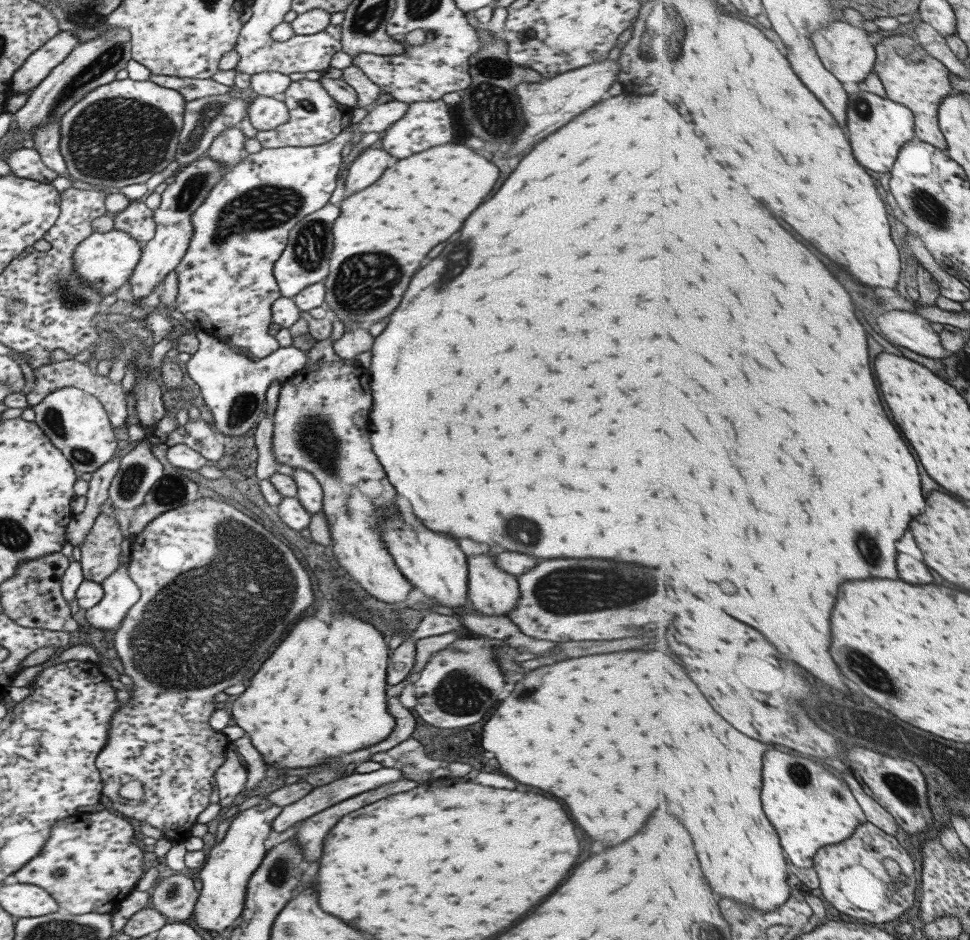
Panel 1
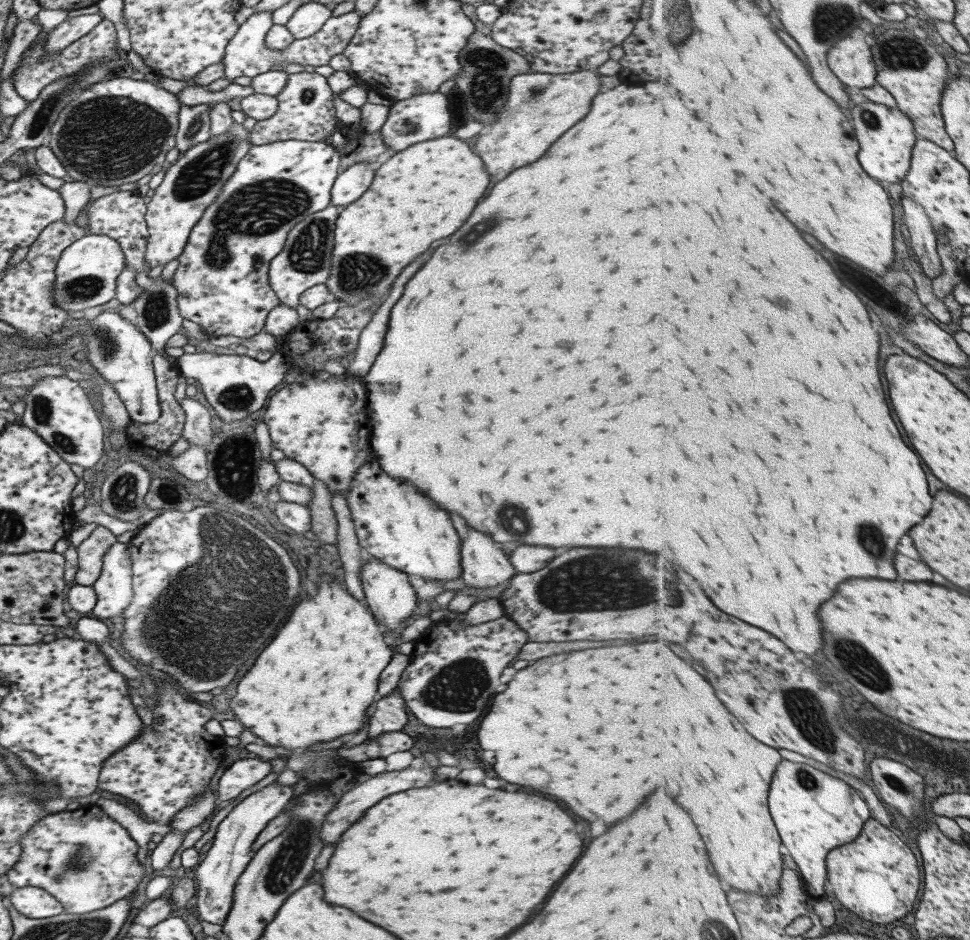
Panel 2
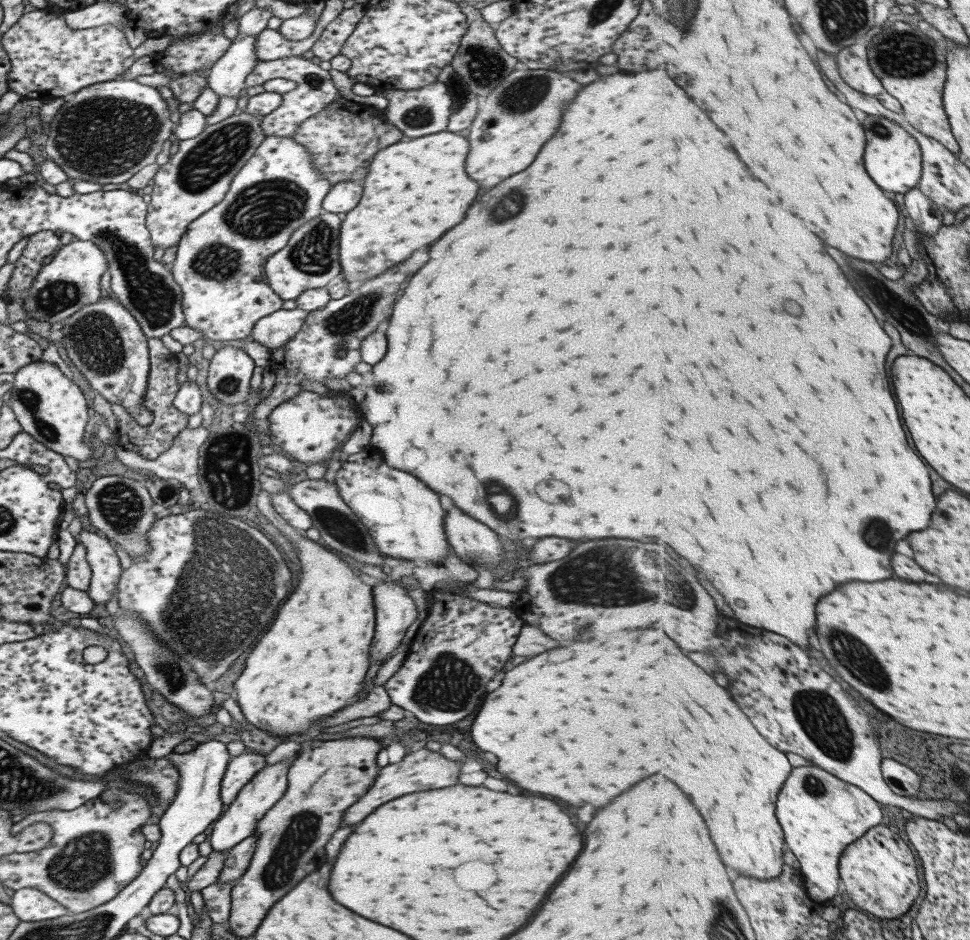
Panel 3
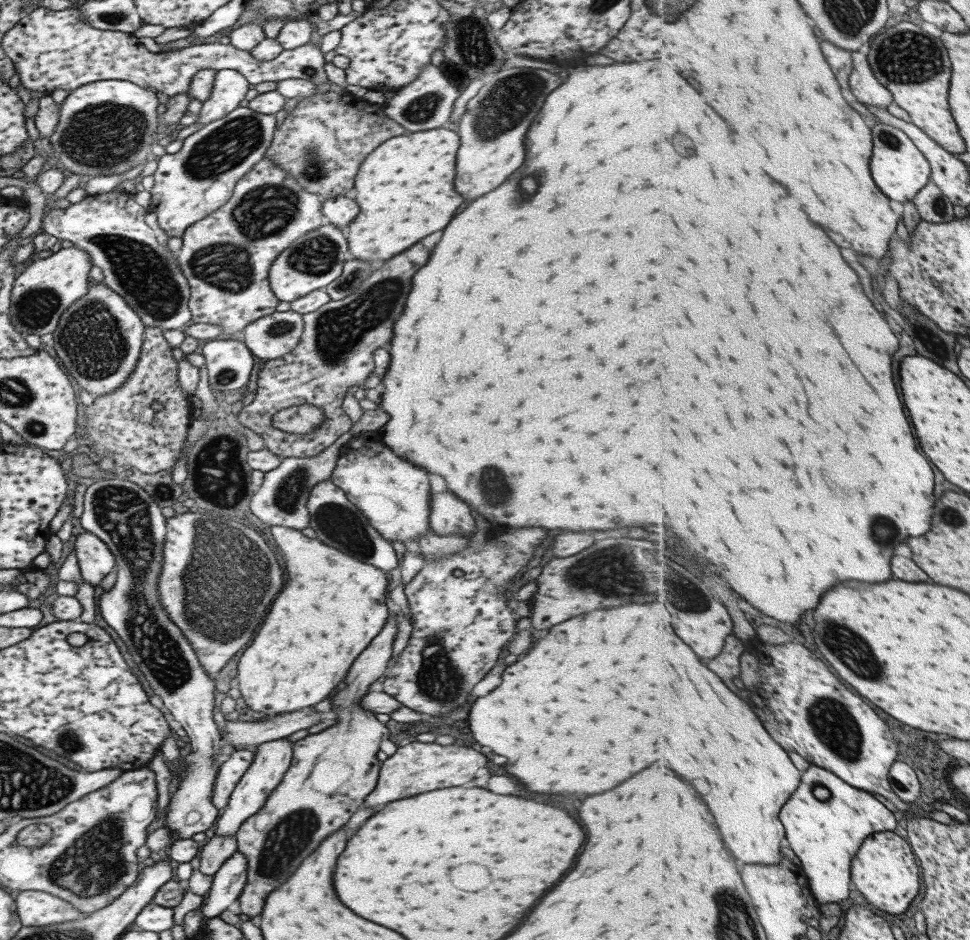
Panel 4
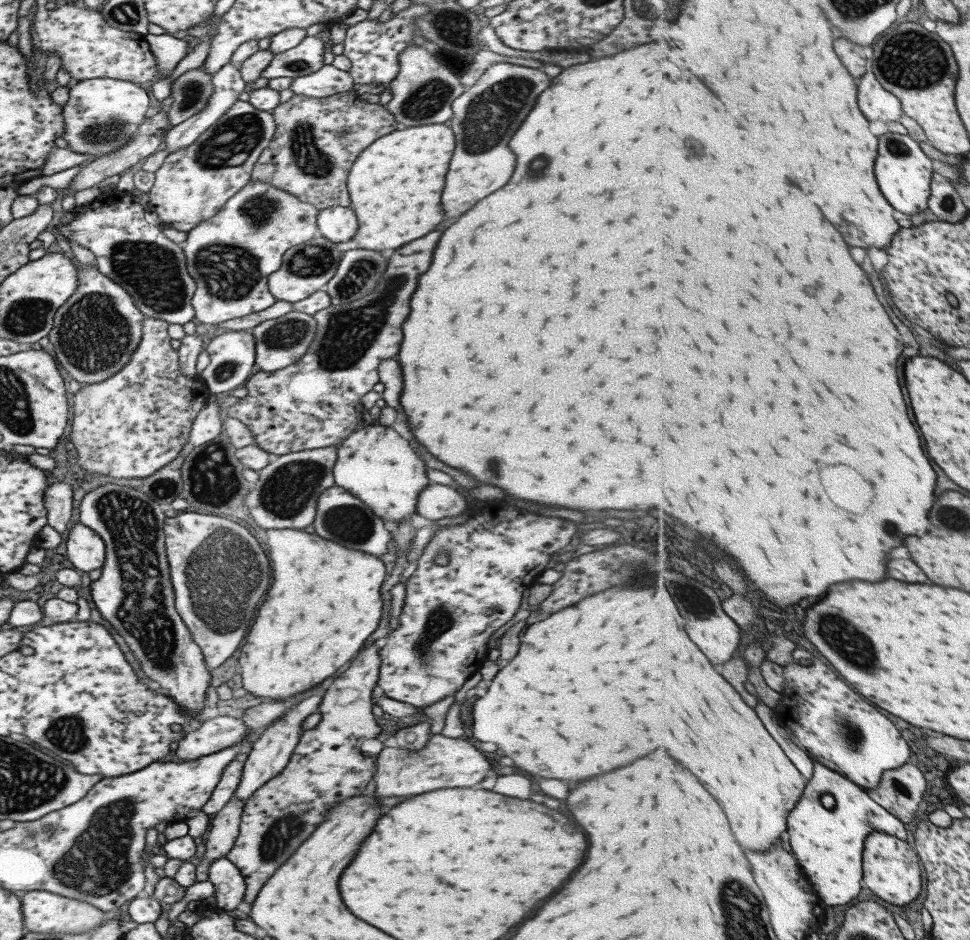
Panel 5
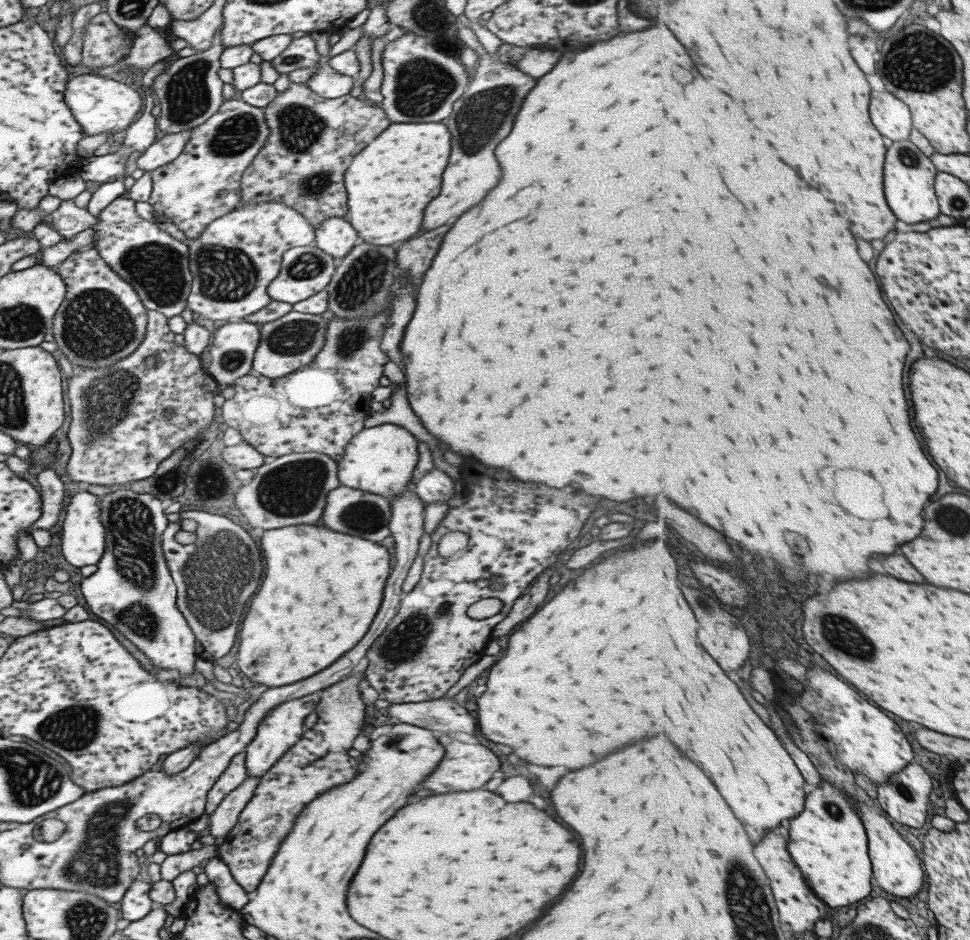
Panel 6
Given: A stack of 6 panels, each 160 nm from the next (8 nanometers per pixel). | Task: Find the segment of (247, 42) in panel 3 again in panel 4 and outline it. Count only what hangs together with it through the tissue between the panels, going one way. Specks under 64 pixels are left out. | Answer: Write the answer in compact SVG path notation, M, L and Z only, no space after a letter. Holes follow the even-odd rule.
M216 71L209 96L202 102L195 125L205 125L235 110L251 86L237 71Z

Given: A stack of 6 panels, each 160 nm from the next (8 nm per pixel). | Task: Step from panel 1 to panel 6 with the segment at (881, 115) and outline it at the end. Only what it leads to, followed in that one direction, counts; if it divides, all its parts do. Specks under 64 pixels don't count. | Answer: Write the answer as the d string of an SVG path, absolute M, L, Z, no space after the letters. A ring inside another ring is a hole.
M912 141L892 142L885 161L885 192L889 206L897 218L907 224L933 220L941 214L940 200L936 193L938 168Z

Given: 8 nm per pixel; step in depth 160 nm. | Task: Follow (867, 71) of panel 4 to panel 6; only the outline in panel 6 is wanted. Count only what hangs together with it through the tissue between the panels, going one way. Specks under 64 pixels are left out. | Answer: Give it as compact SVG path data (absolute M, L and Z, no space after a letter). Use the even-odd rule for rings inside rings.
M873 92L873 122L892 142L910 141L913 114L909 106L891 92Z

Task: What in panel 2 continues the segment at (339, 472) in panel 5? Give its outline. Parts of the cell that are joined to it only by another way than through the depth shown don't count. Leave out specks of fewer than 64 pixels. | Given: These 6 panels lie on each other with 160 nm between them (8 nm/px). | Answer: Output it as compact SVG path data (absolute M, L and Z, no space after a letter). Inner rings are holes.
M370 455L365 459L356 473L353 473L352 482L344 499L363 556L377 559L406 575L419 576L424 581L453 582L460 577L460 540L451 525L447 512L436 507L436 504L427 496L423 494L419 496L419 492L413 490L411 484L405 484L403 480L393 480L391 476L387 476L373 456Z

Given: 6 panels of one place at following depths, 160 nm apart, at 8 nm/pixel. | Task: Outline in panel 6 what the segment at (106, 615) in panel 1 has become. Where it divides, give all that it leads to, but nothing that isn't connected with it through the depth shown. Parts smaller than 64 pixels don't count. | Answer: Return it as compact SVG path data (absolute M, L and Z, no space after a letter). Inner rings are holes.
M78 492L69 499L65 507L65 517L61 528L60 551L63 558L71 564L80 568L96 564L101 558L105 548L105 531L99 520L100 506L99 496L88 492Z

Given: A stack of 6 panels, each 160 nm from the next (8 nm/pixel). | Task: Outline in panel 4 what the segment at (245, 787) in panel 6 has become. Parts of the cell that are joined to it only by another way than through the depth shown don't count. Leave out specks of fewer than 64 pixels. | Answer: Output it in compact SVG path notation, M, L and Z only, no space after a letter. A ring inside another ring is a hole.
M213 835L198 852L199 872L212 876L219 866L236 851L236 838Z

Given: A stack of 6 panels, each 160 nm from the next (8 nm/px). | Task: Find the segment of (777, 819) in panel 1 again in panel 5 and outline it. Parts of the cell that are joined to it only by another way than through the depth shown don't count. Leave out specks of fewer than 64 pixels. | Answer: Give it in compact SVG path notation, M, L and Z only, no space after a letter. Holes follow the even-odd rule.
M816 762L814 775L801 797L801 804L789 816L789 834L792 850L799 858L805 874L815 886L821 900L829 906L849 904L861 894L863 880L863 848L872 832L888 832L890 835L912 840L912 830L892 812L877 804L868 790L855 784L849 777L835 772L828 765Z

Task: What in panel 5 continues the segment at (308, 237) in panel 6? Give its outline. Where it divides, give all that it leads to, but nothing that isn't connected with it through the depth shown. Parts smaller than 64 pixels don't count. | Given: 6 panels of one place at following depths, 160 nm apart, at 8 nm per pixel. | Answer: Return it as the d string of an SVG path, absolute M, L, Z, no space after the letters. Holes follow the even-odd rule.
M250 181L228 198L215 215L186 232L179 248L183 252L187 272L196 286L190 298L194 310L193 321L217 325L249 313L264 311L271 306L276 298L269 294L265 284L267 277L281 266L281 258L289 248L320 236L316 223L318 212L312 204L297 200L288 192L259 181Z

